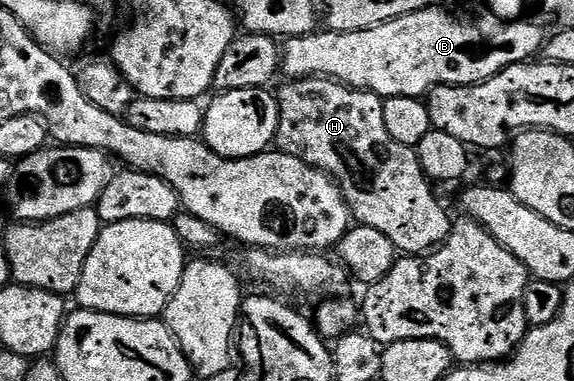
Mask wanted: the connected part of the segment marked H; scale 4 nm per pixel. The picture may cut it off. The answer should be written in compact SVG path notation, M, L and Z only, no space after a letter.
M311 76L304 80L290 80L282 89L277 89L278 109L280 110L280 122L278 123L277 147L281 151L292 154L296 158L300 158L304 162L308 162L308 166L318 168L321 172L325 172L327 176L338 183L338 188L342 191L342 196L346 199L346 204L350 207L353 219L357 221L361 227L371 228L372 230L380 230L380 234L384 234L392 243L399 253L406 256L425 256L434 251L435 248L446 243L452 231L452 219L448 213L442 209L440 201L434 197L432 181L427 176L426 171L422 168L422 163L418 160L418 153L413 148L404 146L400 142L396 142L392 138L392 134L388 134L388 126L384 124L384 100L383 97L377 96L374 92L368 92L360 88L350 88L346 84L339 84L337 80L331 80L324 76Z

